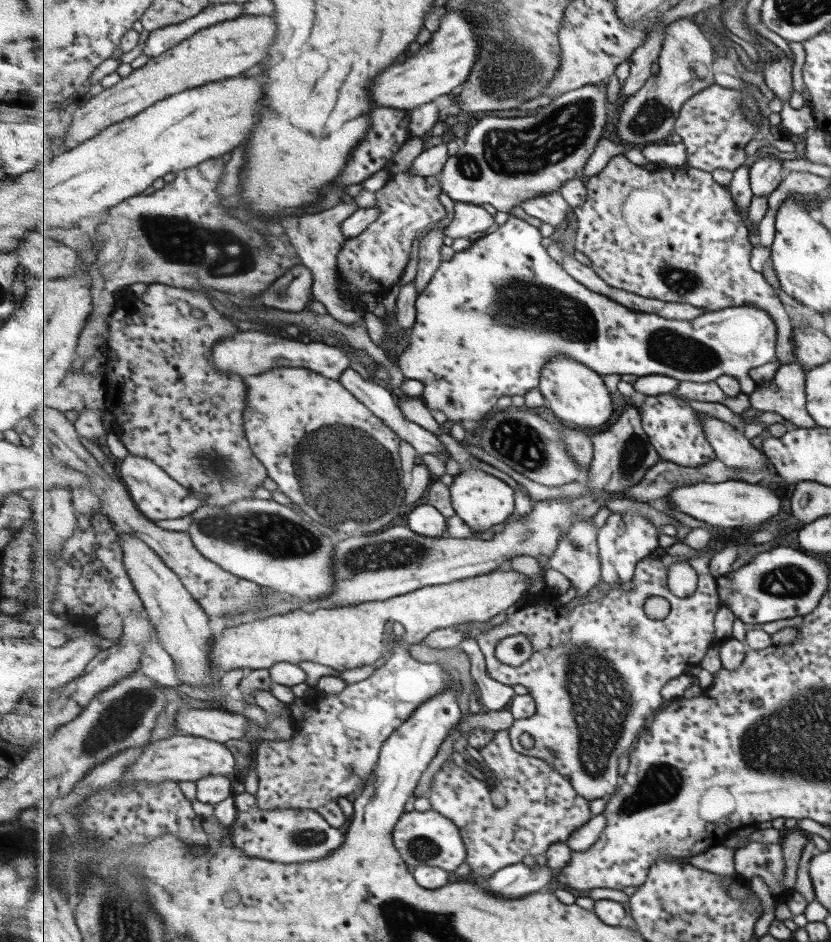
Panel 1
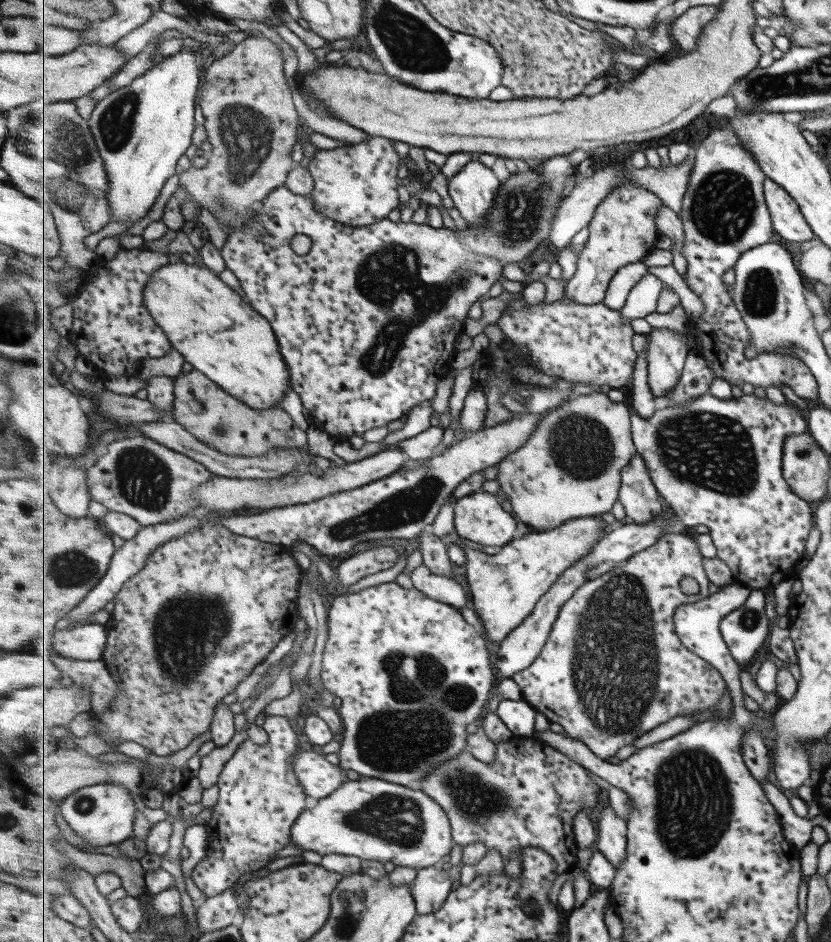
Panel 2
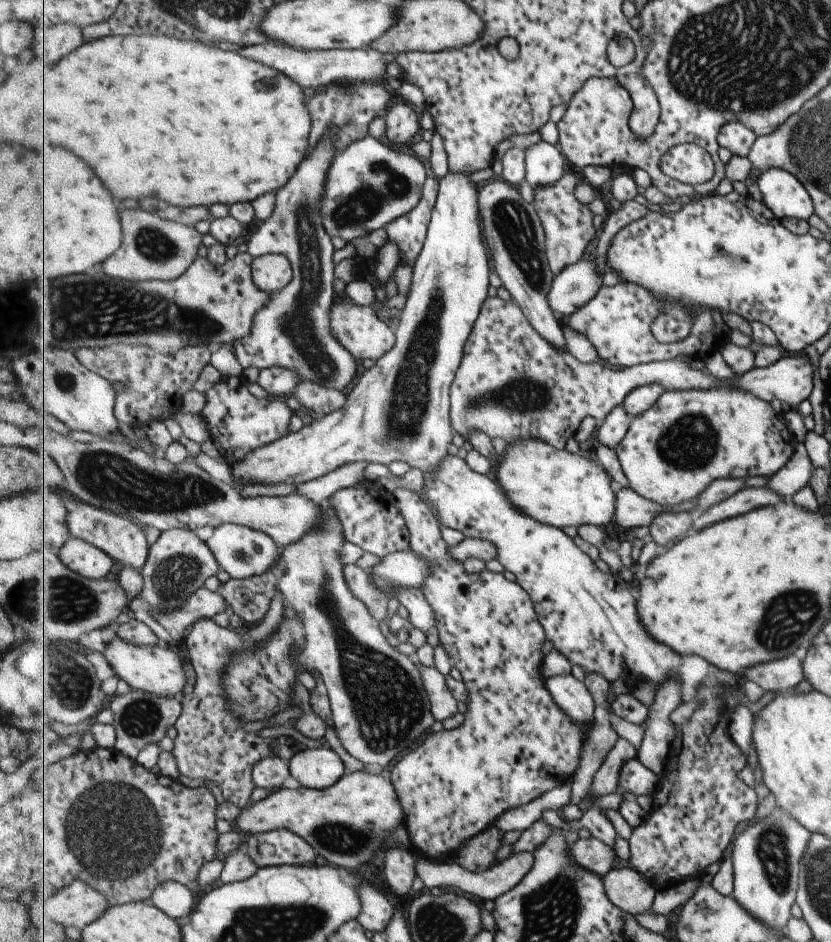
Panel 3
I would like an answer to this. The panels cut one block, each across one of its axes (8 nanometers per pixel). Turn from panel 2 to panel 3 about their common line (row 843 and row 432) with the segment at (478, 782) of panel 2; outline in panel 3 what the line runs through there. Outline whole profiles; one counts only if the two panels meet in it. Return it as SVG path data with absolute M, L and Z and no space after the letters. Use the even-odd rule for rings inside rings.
M488 297L484 308L473 327L465 345L464 362L456 372L456 379L452 384L452 427L455 433L464 439L469 439L473 431L483 430L493 438L503 438L508 444L515 444L519 440L545 440L555 448L563 450L565 442L575 436L581 422L592 416L597 420L605 420L613 408L624 403L626 396L636 388L649 384L661 384L665 390L709 390L719 386L741 388L743 392L753 392L761 400L786 402L791 410L799 408L811 392L811 364L801 355L785 353L775 364L767 367L755 367L753 370L738 373L729 380L719 380L707 374L707 370L699 370L689 366L687 362L671 359L655 361L647 364L635 365L623 370L615 370L611 366L603 366L601 362L583 364L569 350L555 348L551 342L545 340L532 321L525 316L524 309L511 298L508 302L503 298Z

